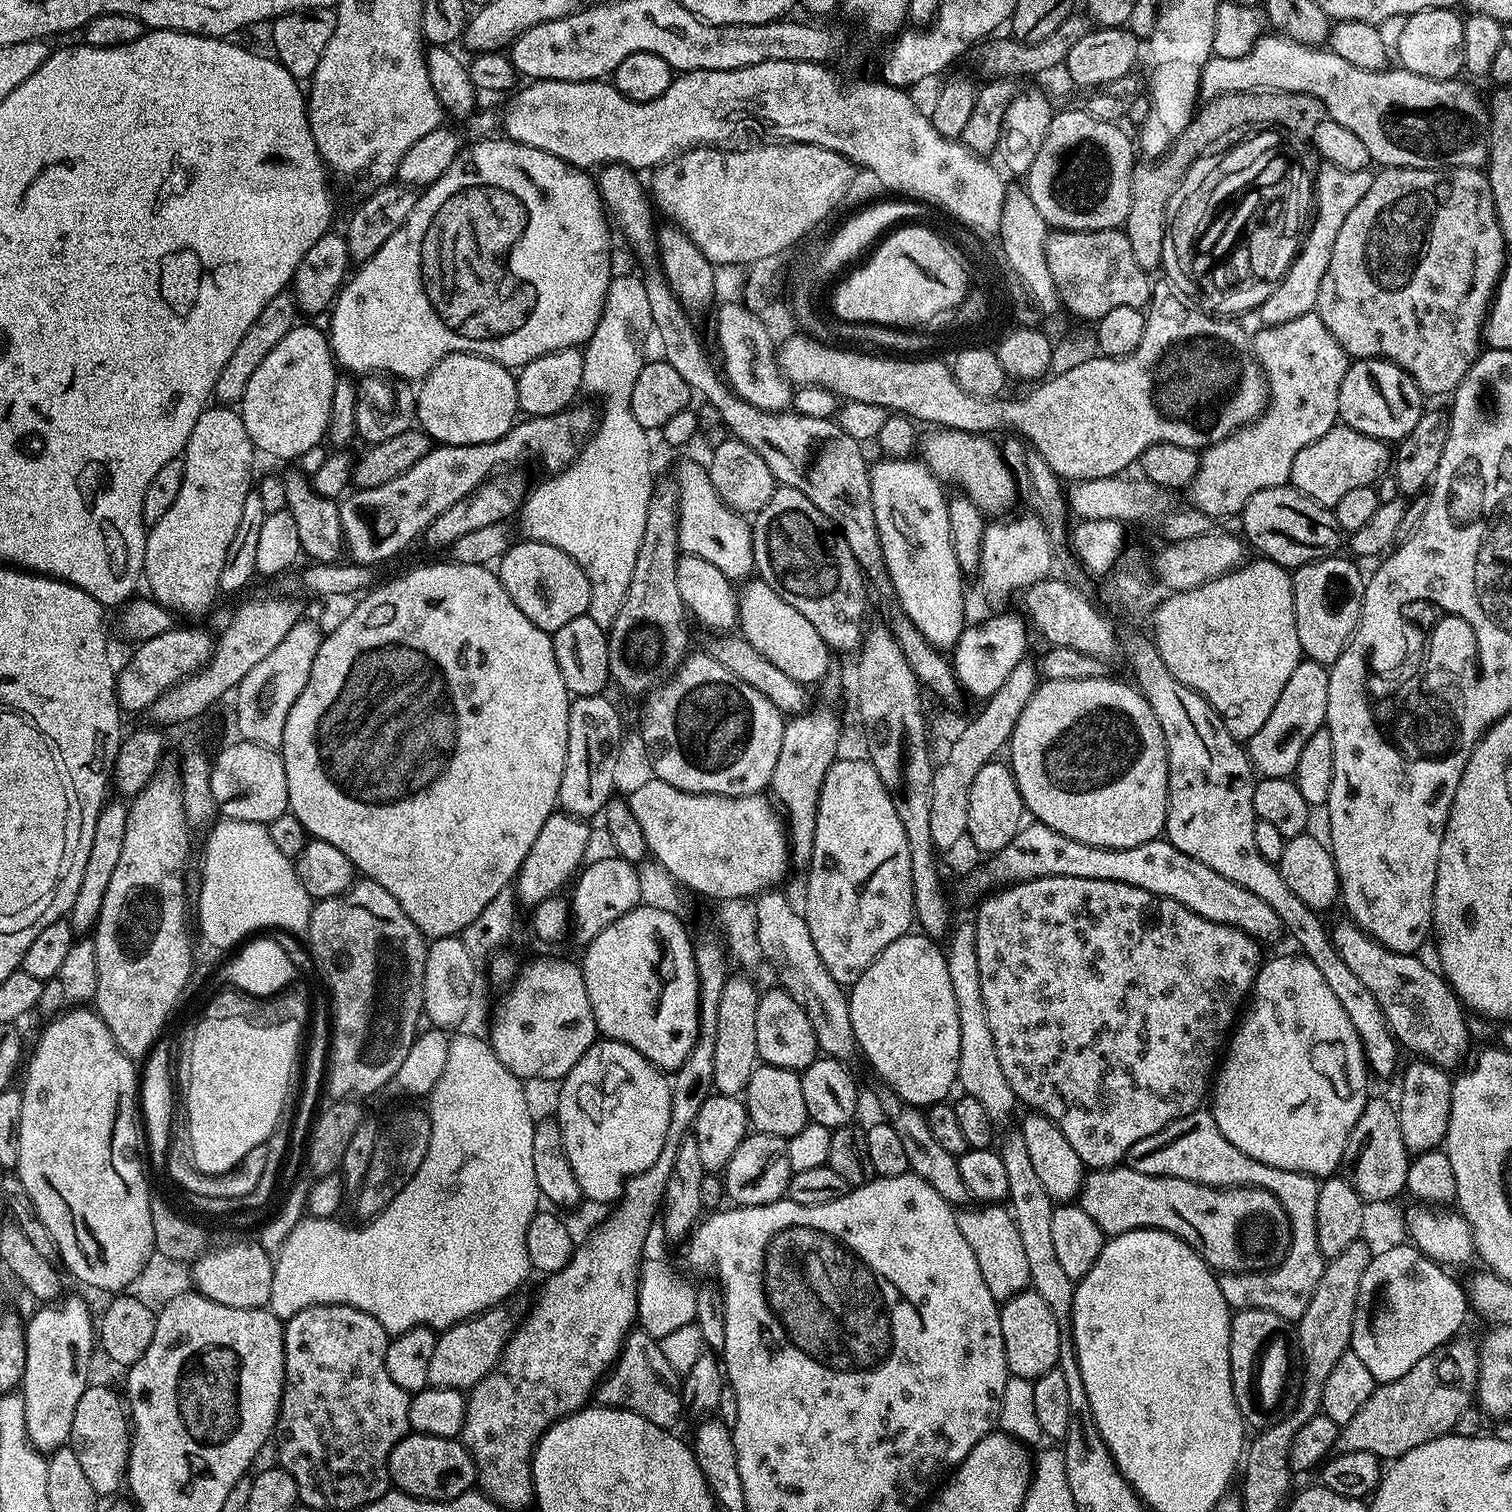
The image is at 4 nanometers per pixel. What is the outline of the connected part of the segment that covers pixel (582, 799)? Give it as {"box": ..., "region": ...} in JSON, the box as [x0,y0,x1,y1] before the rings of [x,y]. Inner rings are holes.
{"box":[559,695,620,818],"region":[[[607,695],[577,696],[568,706],[568,737],[566,738],[566,762],[562,770],[560,783],[559,807],[565,813],[577,818],[588,818],[603,813],[604,803],[614,794],[612,782],[612,762],[618,749],[620,749],[620,712],[607,700]]]}

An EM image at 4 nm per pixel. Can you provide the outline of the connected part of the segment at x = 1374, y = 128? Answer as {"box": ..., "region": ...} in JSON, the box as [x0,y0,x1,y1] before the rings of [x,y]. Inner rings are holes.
{"box":[1199,34,1490,169],"region":[[[1266,34],[1246,55],[1242,58],[1222,58],[1213,55],[1212,59],[1206,62],[1206,66],[1200,75],[1199,99],[1207,102],[1213,100],[1215,96],[1225,96],[1231,92],[1305,92],[1321,100],[1324,103],[1324,111],[1327,119],[1341,123],[1346,126],[1346,130],[1358,134],[1358,138],[1366,145],[1366,150],[1370,150],[1370,158],[1377,165],[1390,168],[1434,168],[1437,166],[1447,166],[1449,168],[1478,168],[1483,169],[1487,165],[1490,157],[1490,108],[1484,100],[1468,84],[1463,84],[1463,79],[1435,80],[1419,76],[1413,72],[1403,70],[1385,70],[1382,72],[1371,72],[1370,70],[1358,70],[1358,66],[1350,66],[1346,58],[1338,58],[1338,54],[1331,50],[1321,50],[1320,48],[1307,48],[1304,44],[1294,43],[1283,34]]]}

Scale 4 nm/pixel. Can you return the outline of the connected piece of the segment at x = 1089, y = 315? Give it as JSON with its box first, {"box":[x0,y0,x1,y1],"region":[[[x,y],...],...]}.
{"box":[1044,228,1150,322],"region":[[[1107,228],[1097,232],[1060,230],[1056,234],[1045,239],[1044,257],[1059,303],[1064,303],[1066,311],[1095,322],[1118,306],[1143,309],[1147,305],[1150,278],[1134,262],[1134,250],[1130,250],[1125,232]]]}

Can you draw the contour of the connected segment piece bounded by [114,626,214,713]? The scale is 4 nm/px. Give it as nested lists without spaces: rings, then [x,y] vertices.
[[[169,627],[167,632],[135,645],[136,653],[124,664],[124,669],[115,673],[115,696],[117,705],[125,713],[143,713],[154,698],[158,698],[171,684],[191,676],[208,663],[214,647],[213,637],[196,628]]]

